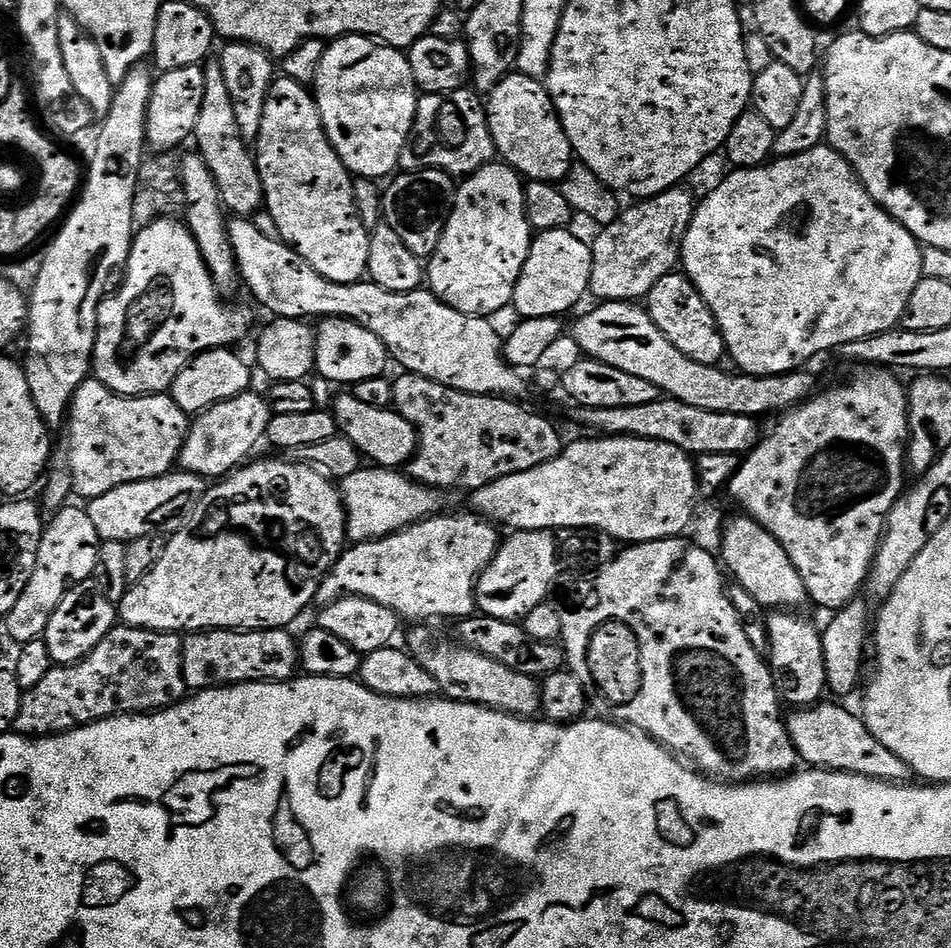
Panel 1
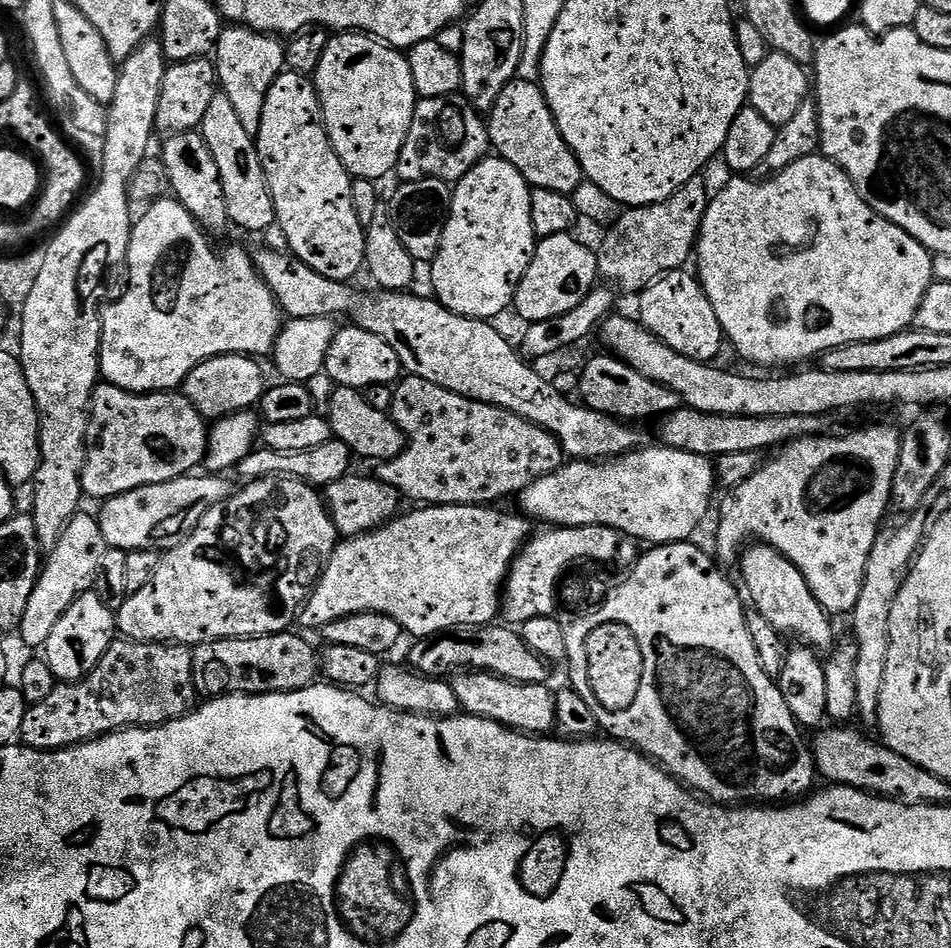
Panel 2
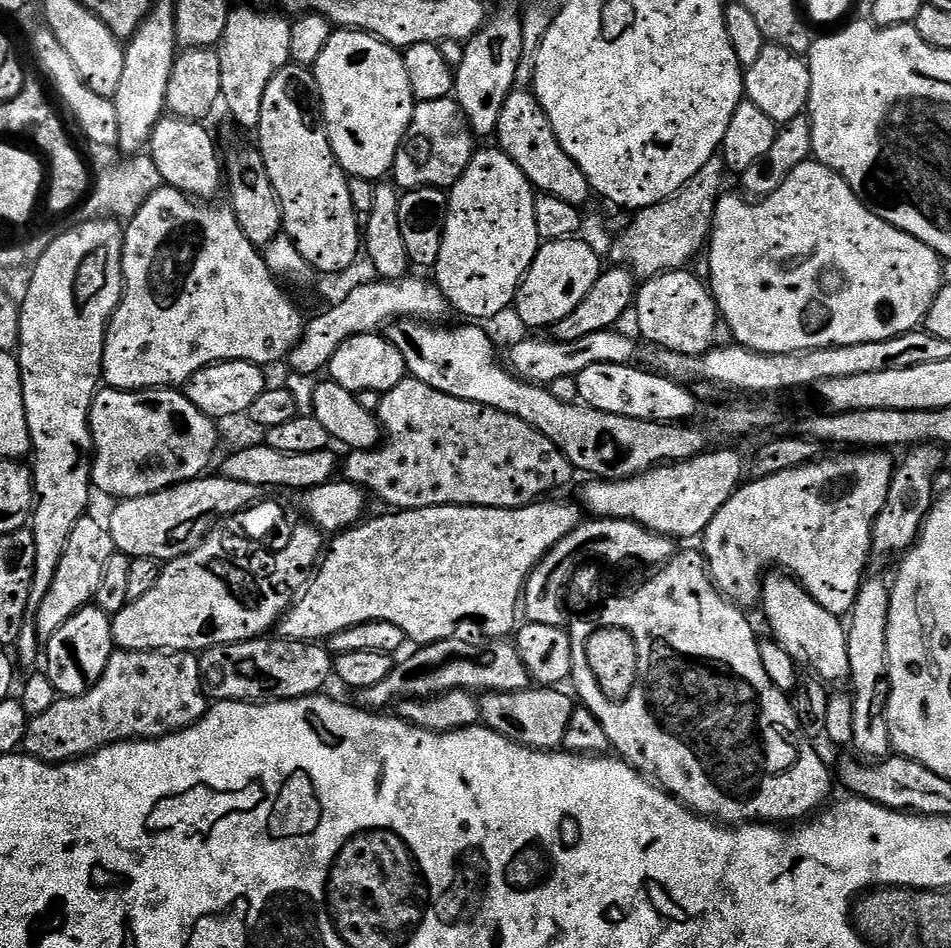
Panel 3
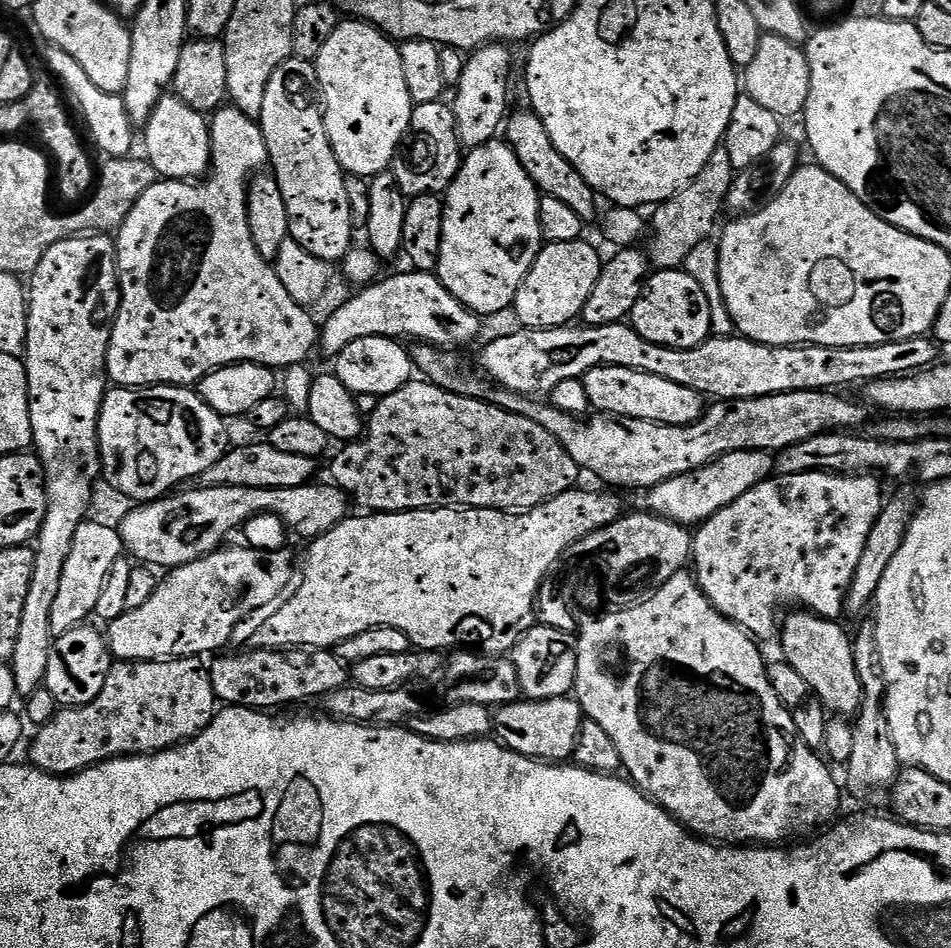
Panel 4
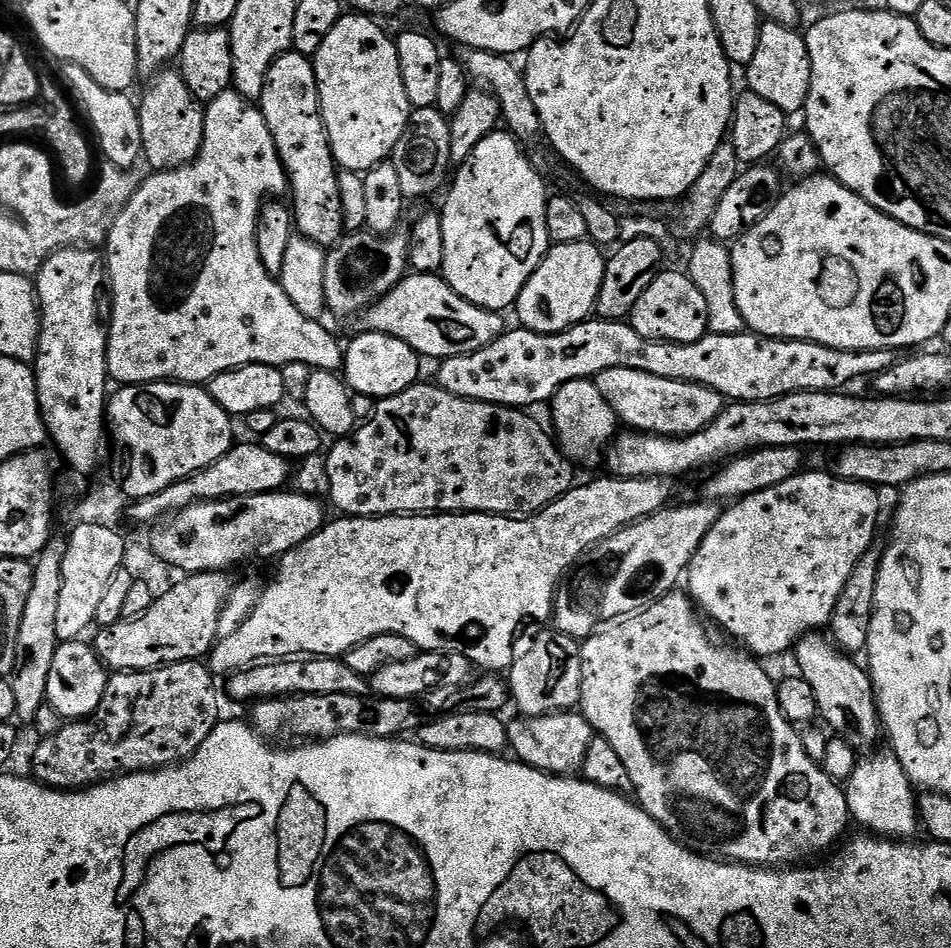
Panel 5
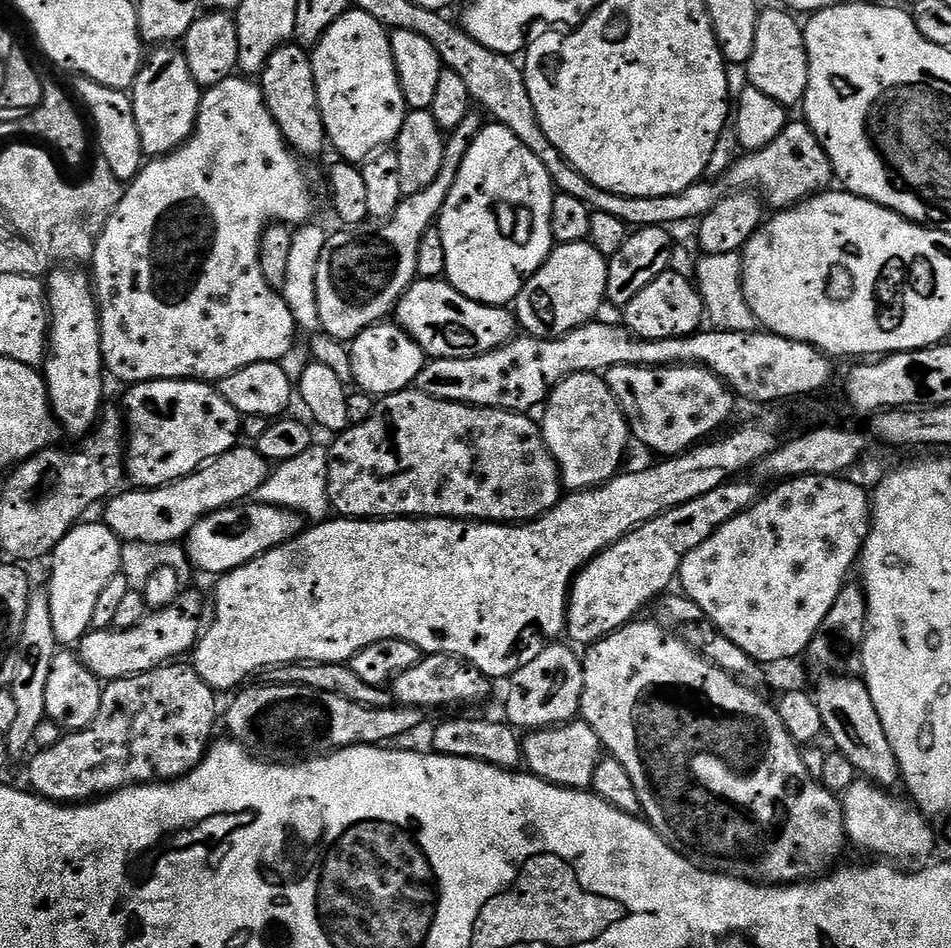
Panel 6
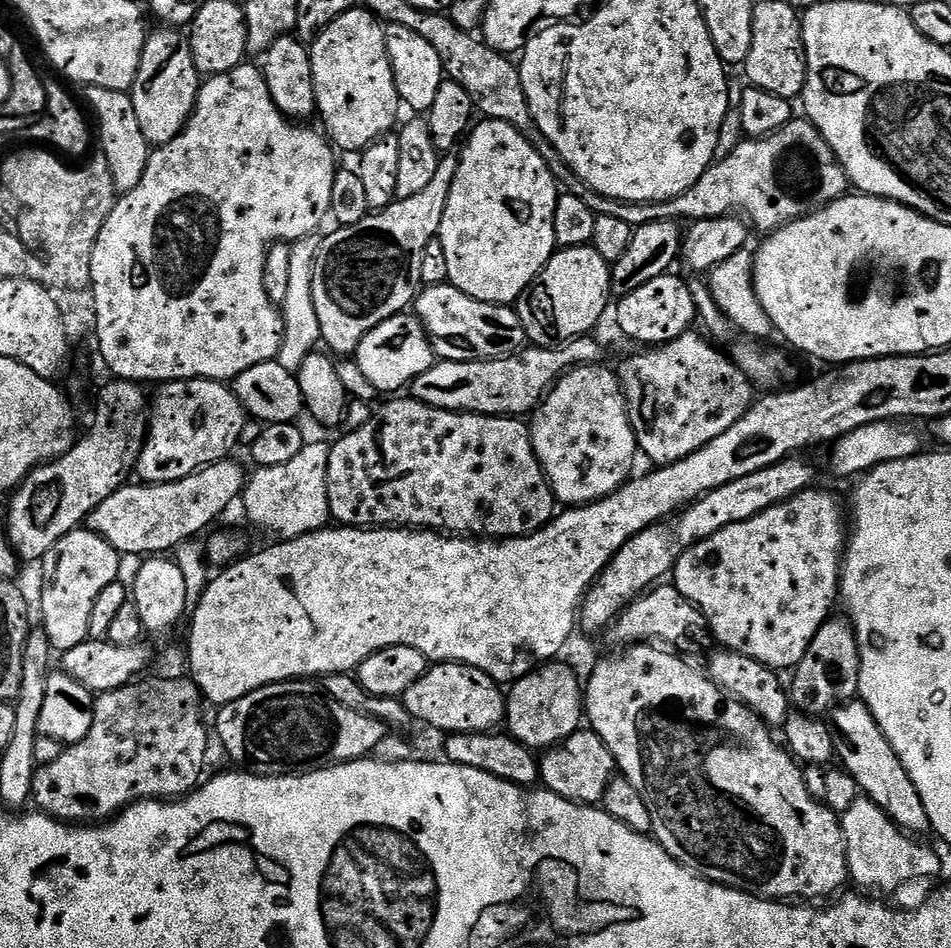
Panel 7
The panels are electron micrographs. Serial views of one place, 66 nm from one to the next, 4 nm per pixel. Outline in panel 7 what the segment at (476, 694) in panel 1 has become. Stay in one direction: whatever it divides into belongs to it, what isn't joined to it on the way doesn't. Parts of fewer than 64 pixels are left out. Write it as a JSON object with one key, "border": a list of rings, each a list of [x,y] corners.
{"border":[[[591,730],[575,732],[564,743],[547,749],[539,762],[543,787],[575,804],[599,805],[606,794],[606,786],[610,786],[612,777],[618,772],[616,759],[610,754],[606,742]]]}

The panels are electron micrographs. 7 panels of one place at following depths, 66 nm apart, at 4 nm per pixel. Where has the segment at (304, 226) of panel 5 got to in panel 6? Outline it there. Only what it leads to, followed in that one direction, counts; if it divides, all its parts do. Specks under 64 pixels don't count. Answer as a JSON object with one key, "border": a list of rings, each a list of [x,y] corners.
{"border":[[[289,42],[274,50],[274,54],[270,54],[263,72],[258,77],[258,83],[264,91],[264,105],[270,110],[289,148],[304,158],[316,156],[326,148],[324,123],[309,49],[299,48],[295,42]]]}

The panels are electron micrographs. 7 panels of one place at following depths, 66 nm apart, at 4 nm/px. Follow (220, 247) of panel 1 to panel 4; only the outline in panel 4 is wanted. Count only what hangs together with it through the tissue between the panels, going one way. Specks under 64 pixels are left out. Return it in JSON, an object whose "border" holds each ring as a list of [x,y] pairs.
{"border":[[[164,94],[142,126],[142,132],[143,155],[154,166],[157,177],[189,182],[207,177],[212,166],[212,130],[205,113],[195,112],[174,94]]]}

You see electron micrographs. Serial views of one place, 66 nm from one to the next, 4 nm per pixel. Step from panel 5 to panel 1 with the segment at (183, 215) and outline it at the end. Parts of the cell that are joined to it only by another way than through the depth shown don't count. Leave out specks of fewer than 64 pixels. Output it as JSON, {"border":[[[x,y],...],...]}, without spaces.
{"border":[[[179,219],[177,220],[156,220],[153,224],[146,225],[141,232],[139,229],[135,233],[132,241],[132,249],[128,255],[128,263],[122,272],[122,275],[124,275],[124,285],[116,293],[113,291],[111,294],[105,295],[104,299],[100,302],[100,308],[96,312],[96,341],[94,342],[94,350],[92,351],[92,372],[95,379],[101,380],[110,391],[117,392],[119,396],[154,396],[167,393],[172,387],[174,378],[178,378],[181,370],[195,356],[203,352],[209,352],[215,348],[232,348],[248,332],[247,314],[244,312],[231,312],[223,304],[225,301],[222,299],[222,293],[212,280],[210,270],[198,250],[198,242],[194,242],[187,223],[181,222]]]}

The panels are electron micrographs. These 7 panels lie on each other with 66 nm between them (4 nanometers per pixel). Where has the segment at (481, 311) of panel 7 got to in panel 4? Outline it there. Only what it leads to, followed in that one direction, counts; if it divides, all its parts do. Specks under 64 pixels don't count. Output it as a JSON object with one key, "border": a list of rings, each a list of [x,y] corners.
{"border":[[[407,271],[397,276],[385,275],[353,294],[319,329],[319,351],[335,358],[350,346],[350,342],[371,336],[409,336],[409,341],[432,344],[445,350],[461,350],[474,343],[480,332],[481,317],[462,306],[462,302],[442,286],[439,276],[431,272]]]}

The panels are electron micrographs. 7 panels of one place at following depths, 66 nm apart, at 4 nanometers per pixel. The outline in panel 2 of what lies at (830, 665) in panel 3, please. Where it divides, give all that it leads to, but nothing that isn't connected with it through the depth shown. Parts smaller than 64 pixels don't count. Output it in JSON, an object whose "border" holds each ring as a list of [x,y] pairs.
{"border":[[[759,542],[751,543],[748,547],[745,547],[739,559],[740,558],[740,576],[742,579],[744,579],[745,588],[743,588],[743,591],[746,593],[746,596],[746,591],[748,591],[749,597],[747,596],[747,599],[750,601],[750,604],[750,599],[752,599],[752,604],[754,607],[756,607],[756,609],[754,609],[755,615],[761,616],[762,618],[766,618],[766,622],[768,623],[768,625],[770,625],[770,627],[772,627],[772,629],[775,630],[775,632],[781,633],[785,637],[797,636],[797,638],[800,639],[797,641],[799,641],[801,645],[807,646],[813,650],[821,650],[820,648],[825,648],[825,650],[828,650],[833,647],[834,639],[832,640],[831,624],[831,622],[833,623],[833,621],[830,619],[829,613],[825,612],[824,607],[822,607],[822,605],[820,605],[820,603],[818,602],[818,598],[814,598],[814,594],[810,590],[810,586],[806,582],[806,578],[800,573],[800,571],[798,570],[798,566],[794,566],[794,562],[790,562],[789,560],[787,560],[787,558],[785,558],[784,555],[781,554],[781,552],[779,552],[778,550],[774,550],[772,547],[769,546],[769,544],[762,544]]]}

